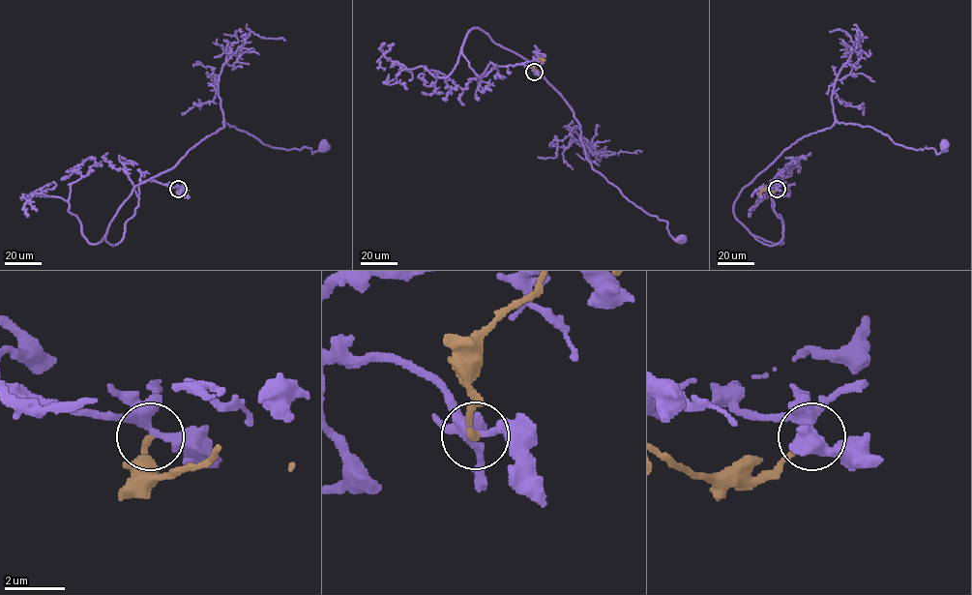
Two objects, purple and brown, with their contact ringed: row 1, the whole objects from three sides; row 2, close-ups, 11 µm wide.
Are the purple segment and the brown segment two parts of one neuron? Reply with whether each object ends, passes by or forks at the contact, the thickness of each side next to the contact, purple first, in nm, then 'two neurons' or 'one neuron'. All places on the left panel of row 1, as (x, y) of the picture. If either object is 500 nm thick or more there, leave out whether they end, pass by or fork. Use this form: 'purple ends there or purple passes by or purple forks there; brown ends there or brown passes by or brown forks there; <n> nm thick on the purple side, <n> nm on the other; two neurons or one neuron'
purple forks there; brown ends there; 320 nm thick on the purple side, 200 nm on the other; two neurons

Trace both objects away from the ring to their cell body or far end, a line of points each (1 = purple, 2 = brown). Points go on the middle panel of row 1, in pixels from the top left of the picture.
1: (534, 72), (479, 76), (466, 35), (527, 59), (573, 112), (591, 166), (679, 238)
2: (534, 72), (534, 66), (543, 56)

